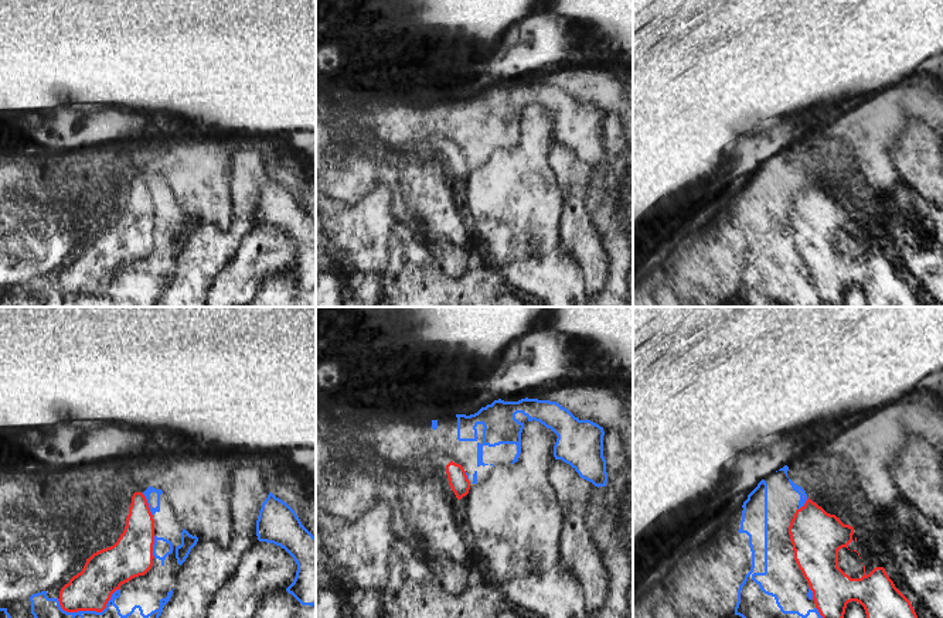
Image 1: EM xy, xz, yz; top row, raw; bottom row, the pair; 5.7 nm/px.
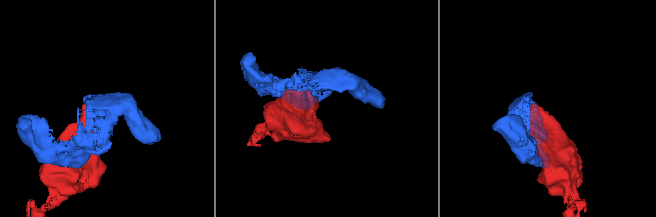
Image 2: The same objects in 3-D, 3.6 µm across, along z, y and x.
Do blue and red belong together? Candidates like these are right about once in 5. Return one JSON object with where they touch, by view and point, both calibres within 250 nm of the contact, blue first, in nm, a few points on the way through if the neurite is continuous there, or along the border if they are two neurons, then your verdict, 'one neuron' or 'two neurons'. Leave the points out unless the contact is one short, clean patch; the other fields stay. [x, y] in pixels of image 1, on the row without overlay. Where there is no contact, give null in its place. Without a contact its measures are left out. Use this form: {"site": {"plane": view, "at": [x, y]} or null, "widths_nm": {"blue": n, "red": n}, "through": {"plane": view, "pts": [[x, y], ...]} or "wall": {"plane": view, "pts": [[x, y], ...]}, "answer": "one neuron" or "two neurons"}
{"site": {"plane": "xy", "at": [153, 231]}, "widths_nm": {"blue": 110, "red": 240}, "answer": "two neurons"}

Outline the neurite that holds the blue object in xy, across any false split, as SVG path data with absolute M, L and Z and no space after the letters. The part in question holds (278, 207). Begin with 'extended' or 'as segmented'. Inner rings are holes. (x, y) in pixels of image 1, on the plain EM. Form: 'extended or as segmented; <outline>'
as segmented; M269 175L259 194L256 219L259 225L280 229L293 240L297 247L297 255L286 274L302 288L316 288L316 221L302 208L296 195L272 175Z

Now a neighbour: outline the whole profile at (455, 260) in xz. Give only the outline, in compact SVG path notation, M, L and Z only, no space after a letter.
M446 238L433 239L428 246L442 269L452 277L460 277L483 262L483 253L480 250L455 246Z

